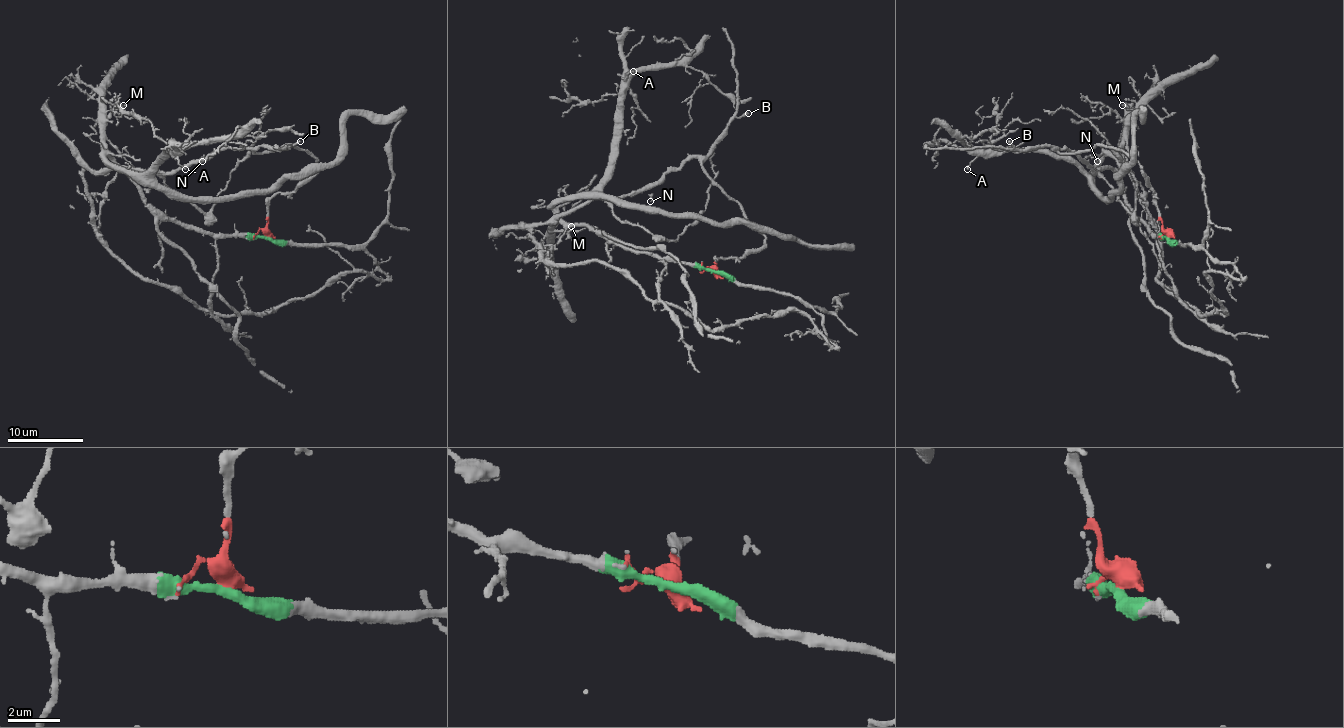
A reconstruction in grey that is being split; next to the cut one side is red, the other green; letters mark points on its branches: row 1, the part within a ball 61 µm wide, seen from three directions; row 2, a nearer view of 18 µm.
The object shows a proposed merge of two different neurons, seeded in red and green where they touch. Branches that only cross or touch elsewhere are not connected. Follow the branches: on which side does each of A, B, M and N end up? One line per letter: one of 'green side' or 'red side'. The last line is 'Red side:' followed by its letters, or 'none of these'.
A: green side
B: red side
M: green side
N: red side
Red side: B, N

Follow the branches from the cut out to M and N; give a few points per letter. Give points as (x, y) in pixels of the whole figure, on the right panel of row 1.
M: (1168, 236), (1157, 236), (1125, 202), (1121, 165), (1117, 159), (1125, 119), (1132, 112), (1121, 104)
N: (1168, 236), (1149, 180), (1123, 151), (1100, 144), (1074, 153), (1053, 149), (1068, 148), (1097, 161)

